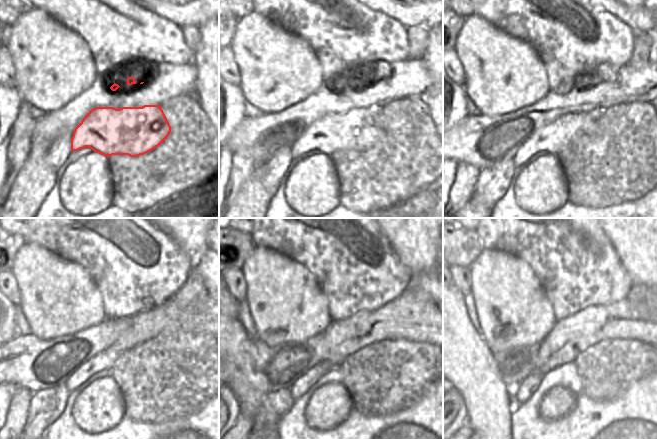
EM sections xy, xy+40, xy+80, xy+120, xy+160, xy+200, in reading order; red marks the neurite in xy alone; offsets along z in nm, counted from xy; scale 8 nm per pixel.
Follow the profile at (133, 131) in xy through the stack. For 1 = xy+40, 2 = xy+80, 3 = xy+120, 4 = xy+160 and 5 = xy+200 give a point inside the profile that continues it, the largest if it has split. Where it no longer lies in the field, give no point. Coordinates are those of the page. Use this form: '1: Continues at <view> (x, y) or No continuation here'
1: Continues at xy+40 (358, 129)
2: Continues at xy+80 (552, 138)
3: Continues at xy+120 (105, 361)
4: Continues at xy+160 (308, 380)
5: Continues at xy+200 (523, 392)

